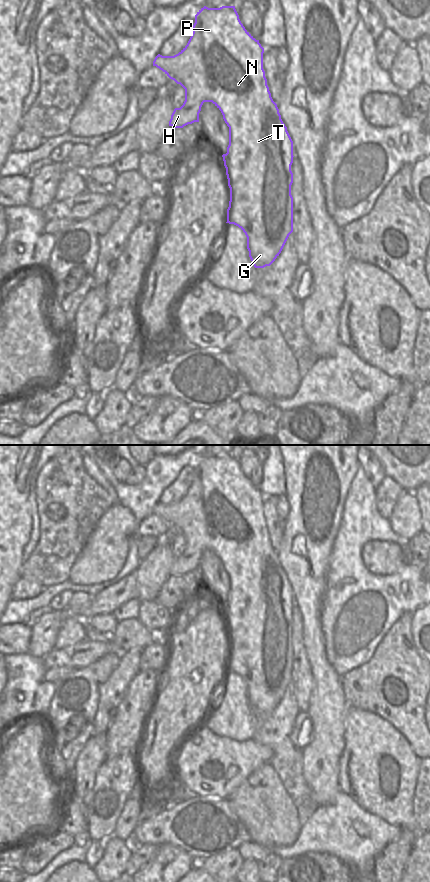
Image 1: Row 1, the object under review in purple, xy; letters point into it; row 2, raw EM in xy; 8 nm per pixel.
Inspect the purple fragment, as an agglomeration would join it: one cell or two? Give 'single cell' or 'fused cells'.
single cell

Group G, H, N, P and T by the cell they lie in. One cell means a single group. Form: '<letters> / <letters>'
G H N P T

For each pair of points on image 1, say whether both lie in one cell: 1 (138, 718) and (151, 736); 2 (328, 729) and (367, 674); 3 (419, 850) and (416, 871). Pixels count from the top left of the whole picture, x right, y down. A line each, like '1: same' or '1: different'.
1: different
2: different
3: same

